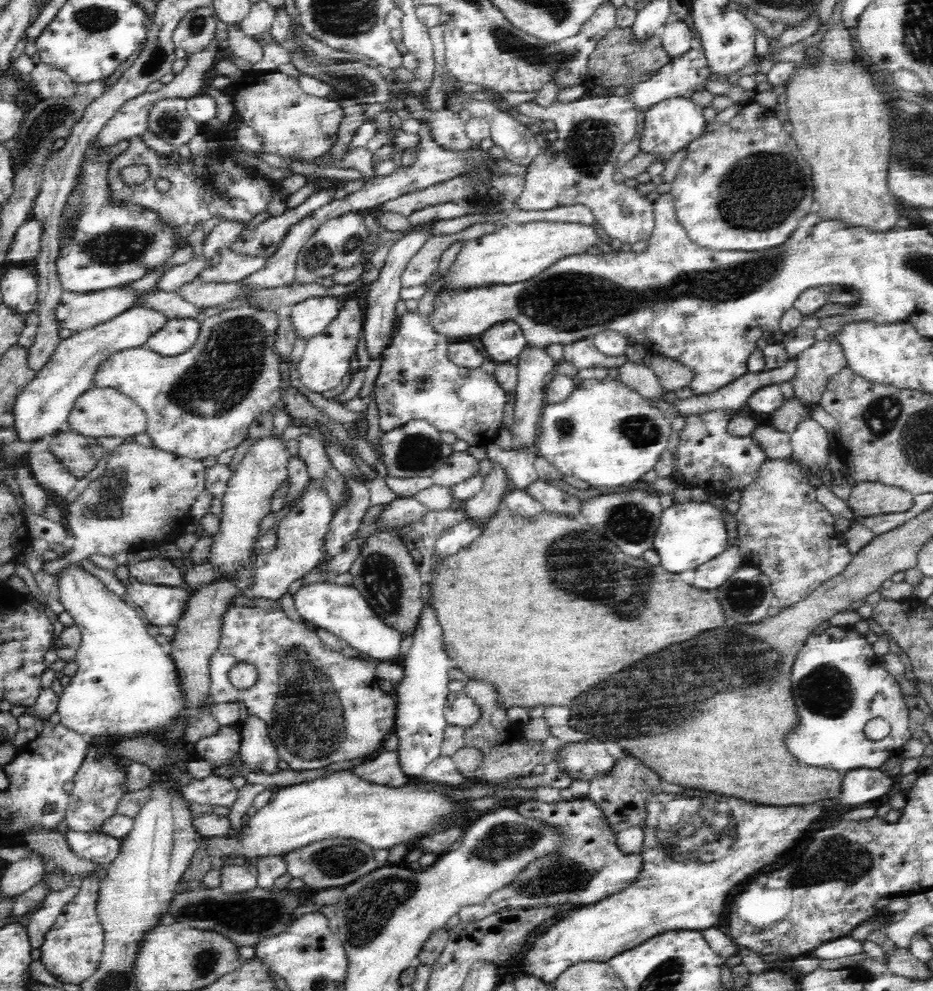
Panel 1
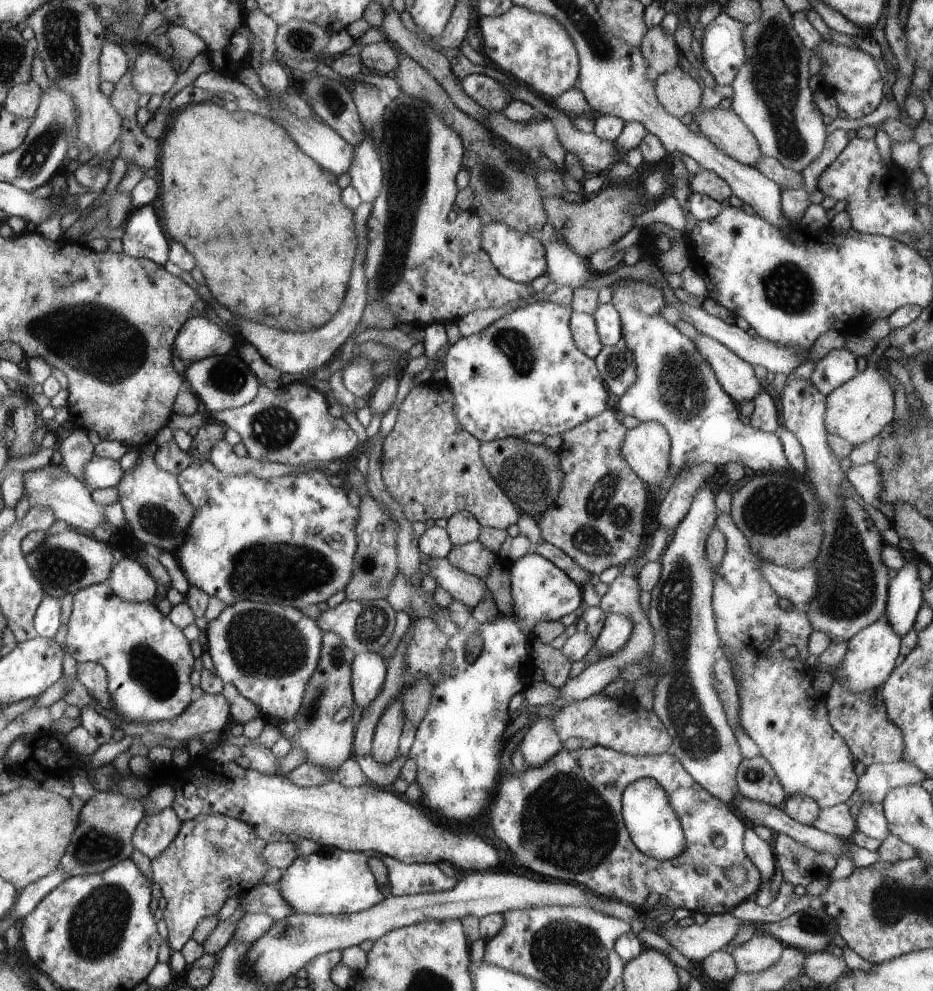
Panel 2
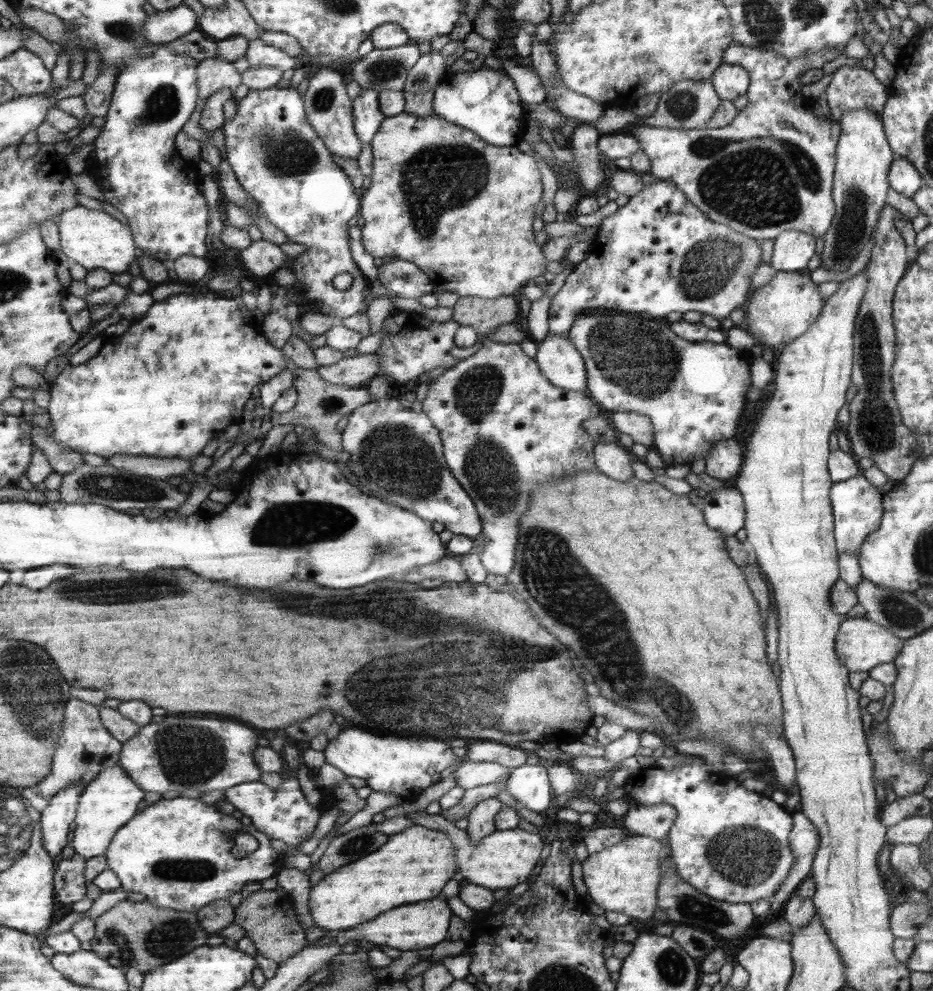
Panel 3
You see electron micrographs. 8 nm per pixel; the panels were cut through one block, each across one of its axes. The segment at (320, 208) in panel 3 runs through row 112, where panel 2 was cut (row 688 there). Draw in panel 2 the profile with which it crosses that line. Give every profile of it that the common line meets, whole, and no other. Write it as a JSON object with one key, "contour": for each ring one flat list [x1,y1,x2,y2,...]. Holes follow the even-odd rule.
{"contour":[[236,600,227,605,218,618,208,621,205,630,208,654,212,657,215,674,225,683,233,684,238,693,254,702,262,710,266,723,278,726,294,720,303,707,304,688,319,667,320,628,314,620,306,618,300,609,278,604,254,603]]}

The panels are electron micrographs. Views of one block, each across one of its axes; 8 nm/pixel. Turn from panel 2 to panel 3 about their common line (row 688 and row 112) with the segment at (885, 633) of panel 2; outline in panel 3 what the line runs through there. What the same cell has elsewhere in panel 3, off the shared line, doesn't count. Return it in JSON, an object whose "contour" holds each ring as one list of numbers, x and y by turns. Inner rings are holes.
{"contour":[[868,109,854,110,844,113,838,120,838,124,840,124,840,138,838,148,836,148,837,159,834,175,835,218,831,224,831,230,824,236,824,248,819,254,819,267,834,273,846,272,865,244,871,240,872,233,877,227,877,220,880,219,881,211,885,207,884,200,886,200,886,192,890,184,891,165,895,163,896,156,895,150,892,150,887,140,881,114,870,112]]}

